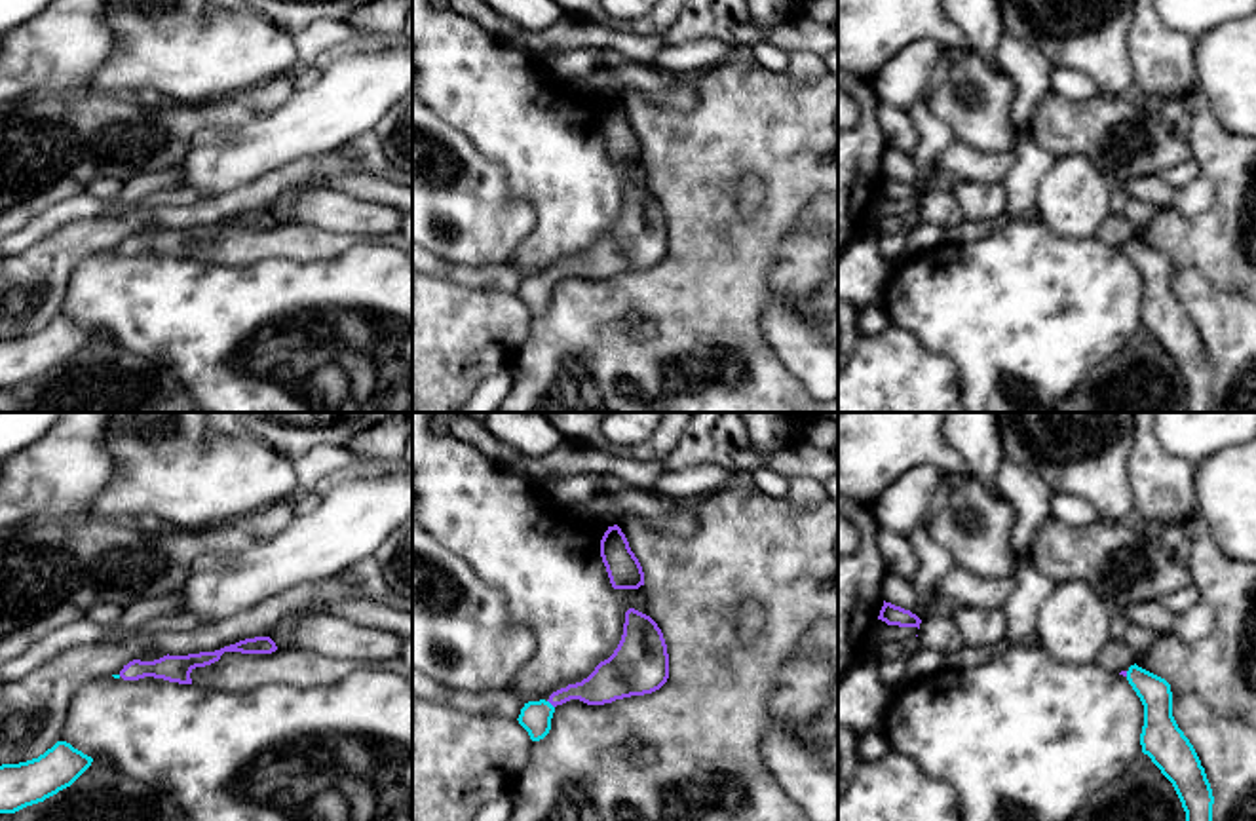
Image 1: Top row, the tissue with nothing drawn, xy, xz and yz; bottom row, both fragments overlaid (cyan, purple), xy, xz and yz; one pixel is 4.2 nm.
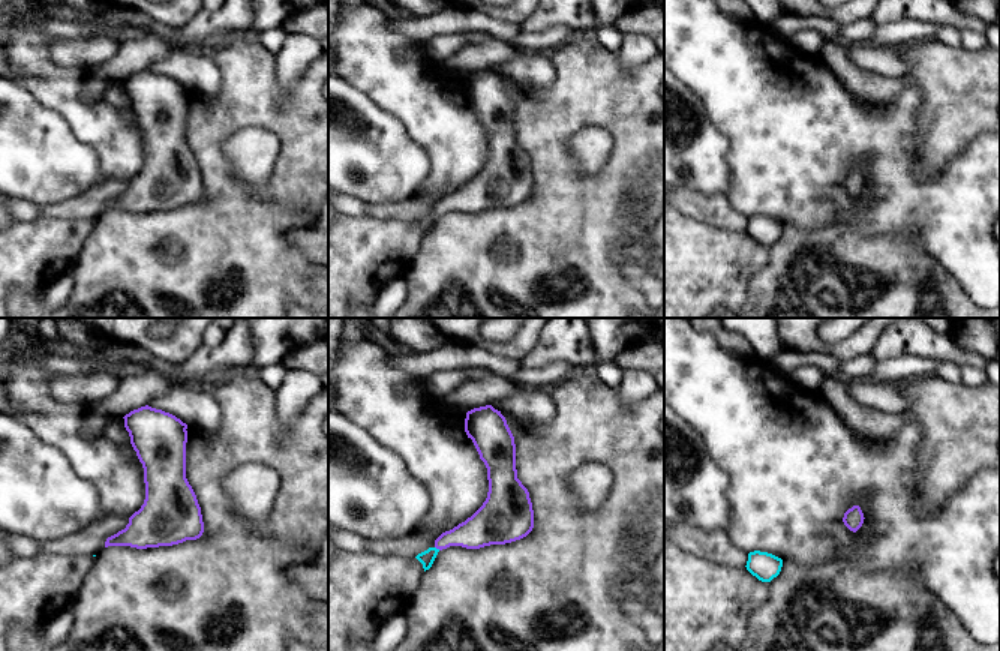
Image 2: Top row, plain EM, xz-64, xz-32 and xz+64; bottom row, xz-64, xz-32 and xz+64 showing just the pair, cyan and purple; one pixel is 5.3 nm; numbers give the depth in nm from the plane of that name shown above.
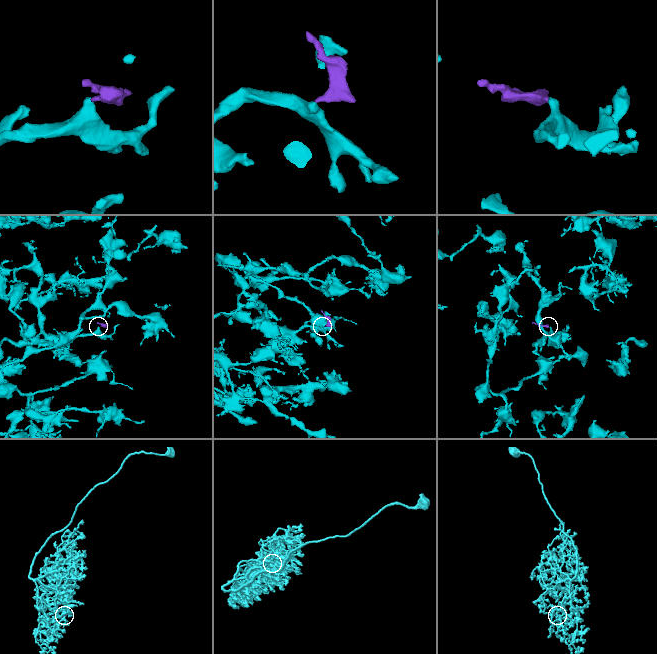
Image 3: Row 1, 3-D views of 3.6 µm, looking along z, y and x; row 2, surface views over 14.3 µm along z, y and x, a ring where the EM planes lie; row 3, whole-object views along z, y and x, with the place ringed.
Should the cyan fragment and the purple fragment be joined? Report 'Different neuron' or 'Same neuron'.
Same neuron

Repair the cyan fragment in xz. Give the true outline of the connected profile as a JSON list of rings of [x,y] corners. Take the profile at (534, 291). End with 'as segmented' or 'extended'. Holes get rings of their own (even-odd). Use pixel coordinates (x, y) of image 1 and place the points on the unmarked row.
[[[629,182],[614,228],[600,236],[587,253],[553,266],[547,276],[524,277],[517,295],[532,315],[540,315],[551,304],[557,279],[570,274],[604,279],[631,270],[644,270],[659,264],[667,253],[669,228],[661,203],[650,190]]] | extended

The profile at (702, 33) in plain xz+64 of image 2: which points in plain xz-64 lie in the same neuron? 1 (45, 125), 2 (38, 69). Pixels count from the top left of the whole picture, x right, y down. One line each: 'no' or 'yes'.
1: no
2: yes

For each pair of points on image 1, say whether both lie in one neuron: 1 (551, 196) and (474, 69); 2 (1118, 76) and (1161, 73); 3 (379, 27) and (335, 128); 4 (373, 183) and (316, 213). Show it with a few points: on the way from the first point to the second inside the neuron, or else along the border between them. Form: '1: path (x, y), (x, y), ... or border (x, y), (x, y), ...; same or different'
1: path (551, 164), (551, 151), (502, 101); same
2: border (1131, 29), (1127, 57), (1135, 92); different
3: border (392, 37), (375, 42); different
4: border (327, 187), (361, 200), (384, 202), (392, 208); different

